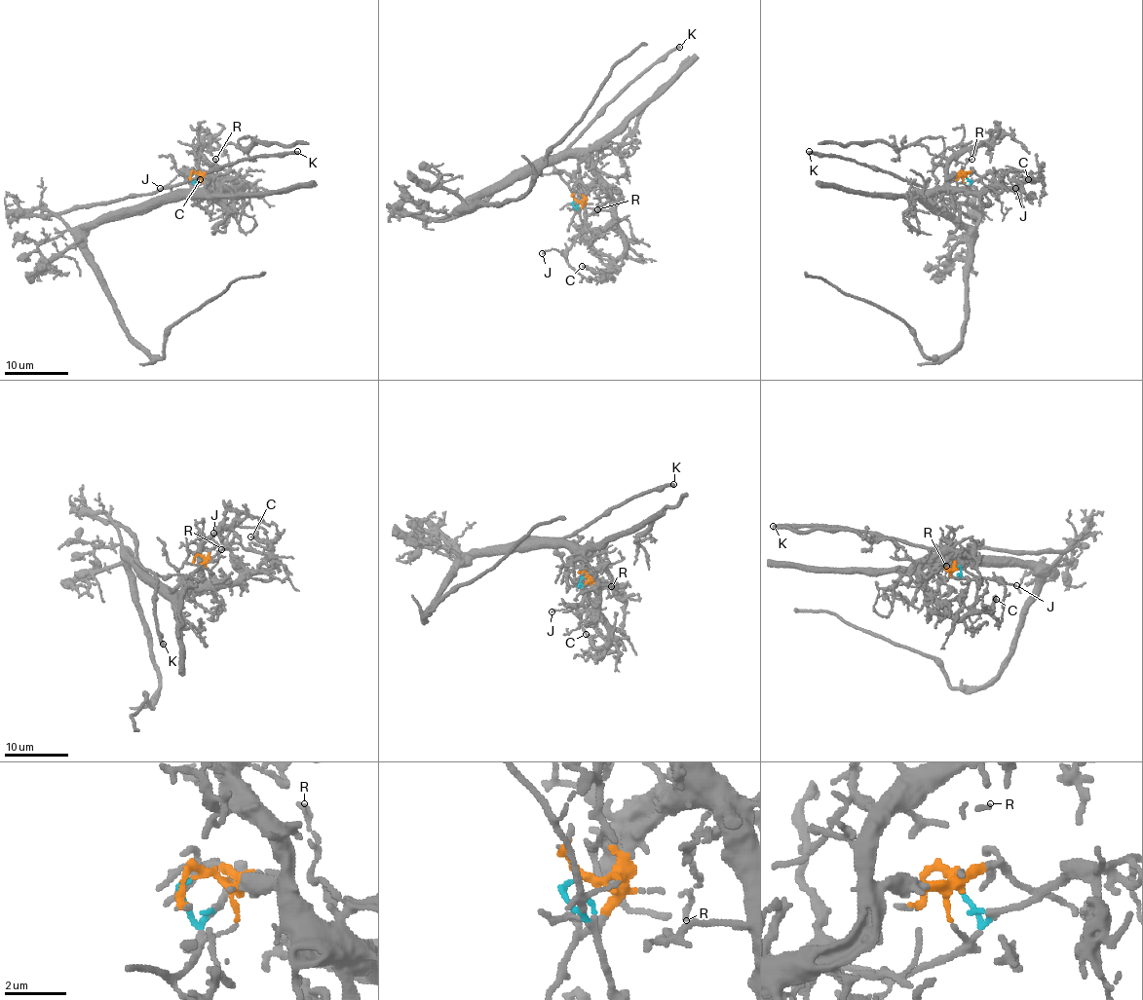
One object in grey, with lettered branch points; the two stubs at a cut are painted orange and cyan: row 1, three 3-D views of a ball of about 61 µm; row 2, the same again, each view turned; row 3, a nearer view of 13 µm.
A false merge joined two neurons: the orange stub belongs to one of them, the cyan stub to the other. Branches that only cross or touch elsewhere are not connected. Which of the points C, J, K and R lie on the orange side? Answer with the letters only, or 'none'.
C, R

